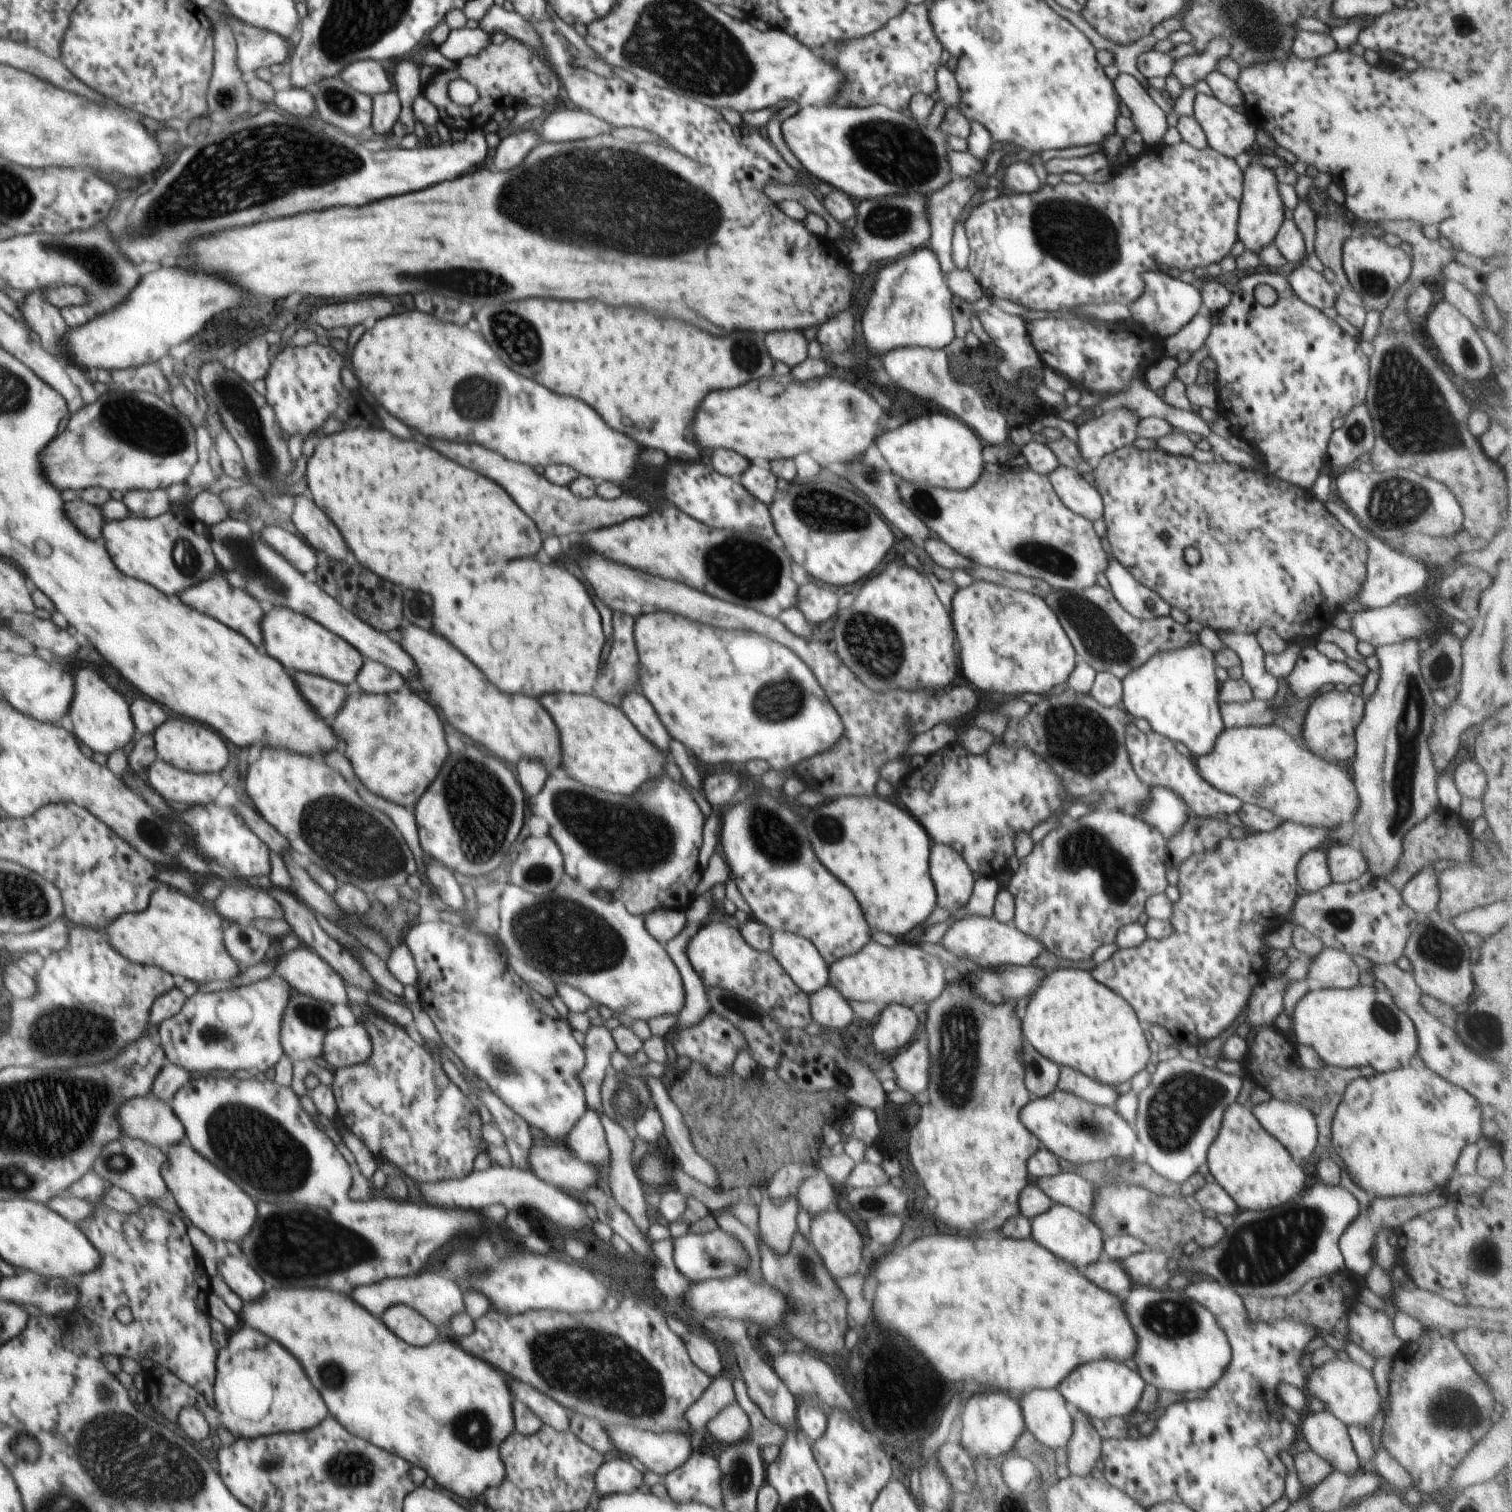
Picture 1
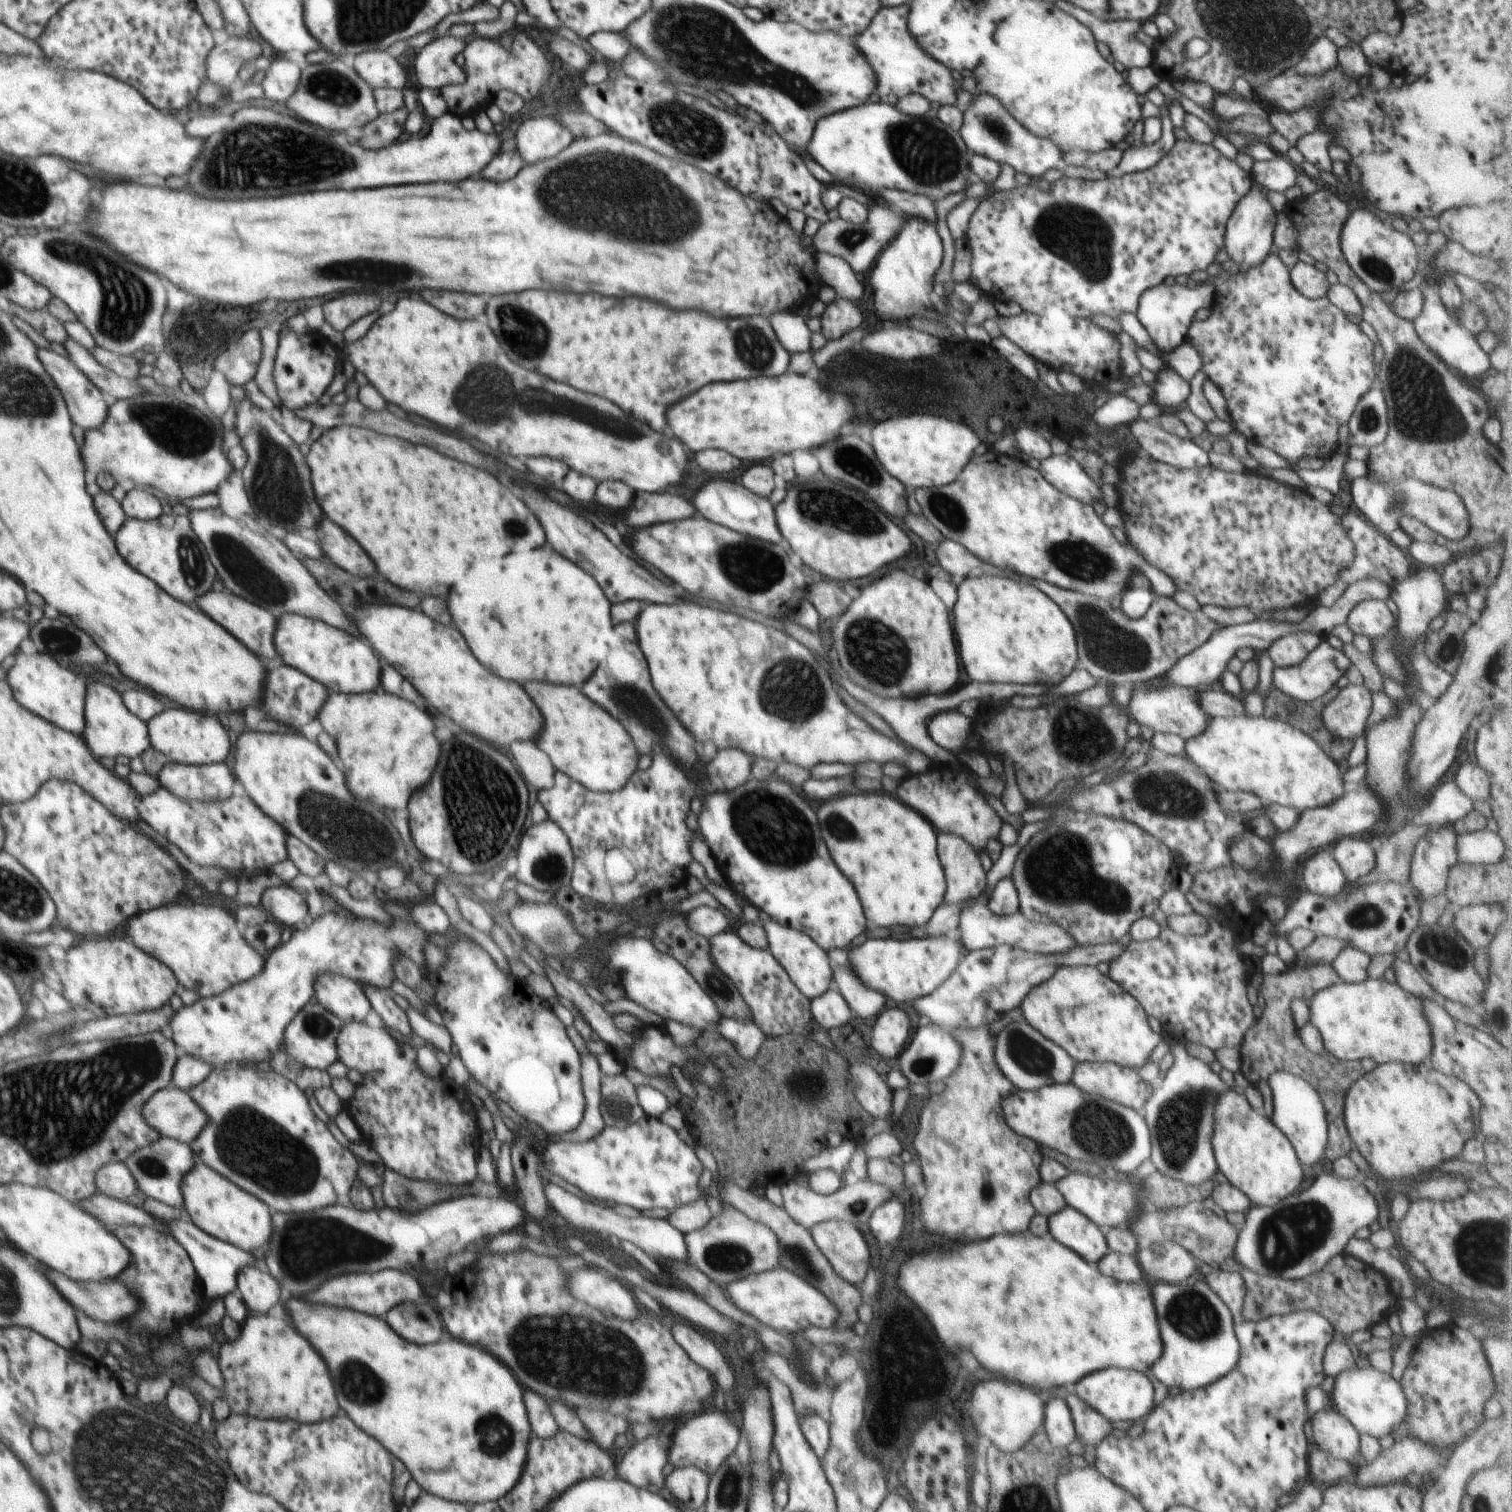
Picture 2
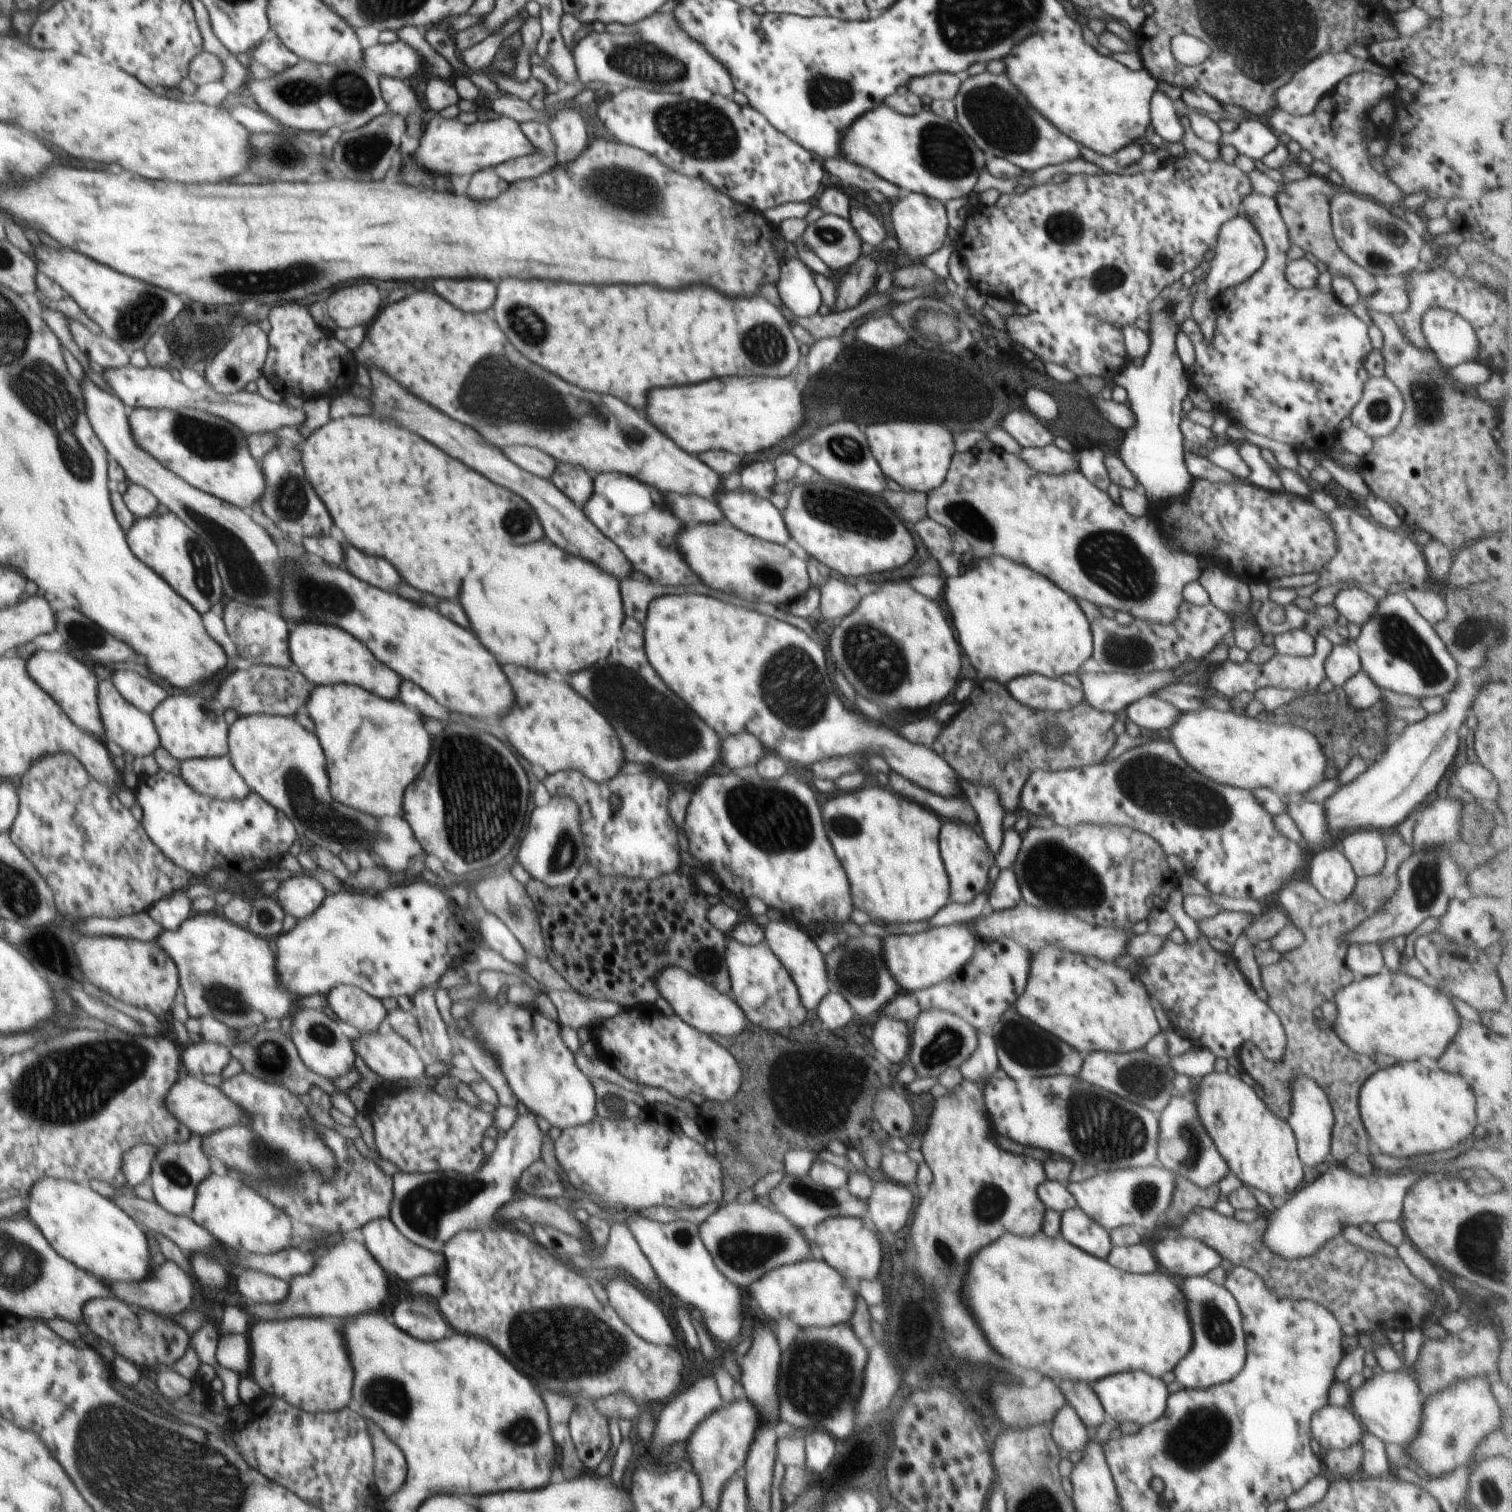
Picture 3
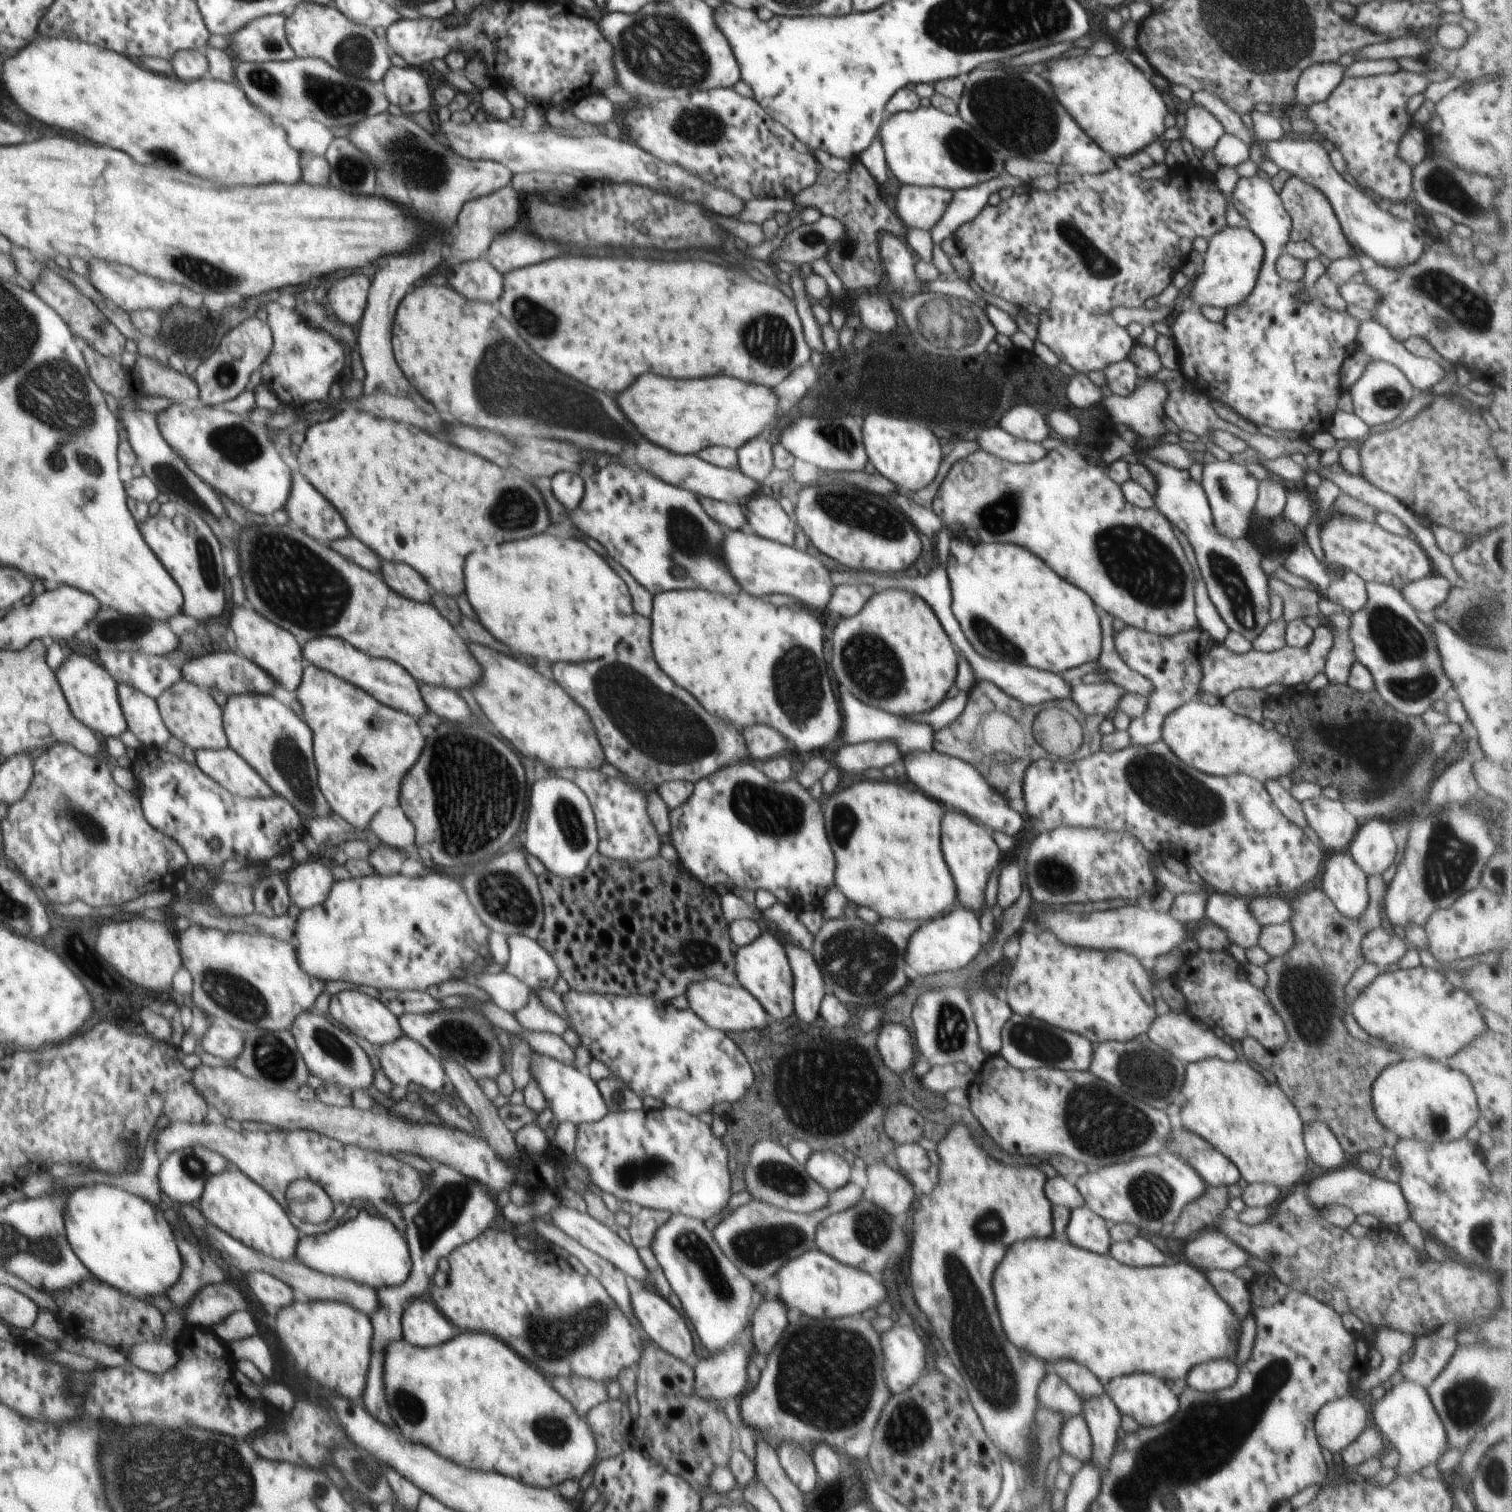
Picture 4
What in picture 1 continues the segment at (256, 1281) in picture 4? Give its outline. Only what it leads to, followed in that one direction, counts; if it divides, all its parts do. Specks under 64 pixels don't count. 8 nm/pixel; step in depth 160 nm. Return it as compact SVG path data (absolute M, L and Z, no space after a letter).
M229 1254L217 1263L218 1272L221 1273L222 1280L244 1300L244 1302L252 1302L256 1298L260 1298L264 1294L264 1281L262 1276L250 1266L247 1258L242 1255Z

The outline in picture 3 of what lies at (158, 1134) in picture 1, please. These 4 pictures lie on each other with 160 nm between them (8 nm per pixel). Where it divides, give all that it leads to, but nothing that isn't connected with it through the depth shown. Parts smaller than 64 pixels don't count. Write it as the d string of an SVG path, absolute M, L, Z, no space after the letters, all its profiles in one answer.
M184 1074L182 1080L169 1090L165 1102L166 1108L177 1122L187 1126L191 1134L198 1138L238 1123L249 1123L249 1117L245 1111L234 1104L219 1087L208 1085L203 1078L194 1075Z

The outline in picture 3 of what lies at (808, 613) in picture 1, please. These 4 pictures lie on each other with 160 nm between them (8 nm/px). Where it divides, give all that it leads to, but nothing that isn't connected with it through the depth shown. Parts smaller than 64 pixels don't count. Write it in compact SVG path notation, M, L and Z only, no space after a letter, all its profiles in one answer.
M842 577L826 578L820 587L820 604L817 615L824 616L824 622L832 622L850 614L861 597L856 587Z

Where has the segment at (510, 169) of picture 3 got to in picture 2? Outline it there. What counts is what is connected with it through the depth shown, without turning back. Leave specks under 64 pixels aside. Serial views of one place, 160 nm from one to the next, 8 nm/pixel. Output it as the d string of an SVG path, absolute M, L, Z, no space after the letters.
M543 116L526 120L518 128L514 145L525 160L525 165L549 159L564 150L575 139L574 134L565 128L555 117Z

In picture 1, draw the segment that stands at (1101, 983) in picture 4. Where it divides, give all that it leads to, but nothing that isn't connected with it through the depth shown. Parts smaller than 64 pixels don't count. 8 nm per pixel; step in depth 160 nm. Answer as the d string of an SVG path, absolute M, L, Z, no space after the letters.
M1061 969L1046 975L1033 992L1026 1014L1021 1018L1021 1033L1035 1051L1059 1067L1070 1067L1113 1087L1130 1081L1134 1074L1151 1067L1150 1048L1134 1009L1088 971Z

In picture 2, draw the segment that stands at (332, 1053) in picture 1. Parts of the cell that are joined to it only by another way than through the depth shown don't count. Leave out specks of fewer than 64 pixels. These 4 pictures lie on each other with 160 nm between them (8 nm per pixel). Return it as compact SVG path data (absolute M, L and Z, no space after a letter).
M362 1022L346 1023L340 1029L336 1039L337 1060L350 1070L358 1070L362 1074L367 1072L382 1071L394 1066L400 1056L400 1044L395 1034L389 1034L383 1028L370 1027Z

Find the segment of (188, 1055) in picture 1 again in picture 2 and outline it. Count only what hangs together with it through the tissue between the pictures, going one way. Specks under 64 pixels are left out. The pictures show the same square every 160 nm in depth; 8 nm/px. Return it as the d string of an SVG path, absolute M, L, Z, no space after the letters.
M426 901L424 903L424 914L422 916L422 904L412 908L412 918L414 922L402 922L396 920L395 924L388 929L374 920L364 920L354 914L347 912L346 915L336 915L330 910L326 910L322 918L316 921L308 921L304 928L292 930L291 938L286 944L279 944L272 952L266 955L264 972L260 972L250 981L244 984L234 985L233 988L226 989L224 993L213 997L202 997L190 1005L184 1005L173 1014L168 1028L173 1030L173 1039L178 1043L181 1054L190 1055L195 1059L208 1063L212 1068L230 1064L230 1062L260 1062L270 1061L271 1057L278 1052L283 1045L283 1034L288 1023L294 1015L309 1002L314 1000L314 981L320 973L336 973L355 980L360 986L374 985L390 990L390 983L393 978L397 978L393 971L393 962L404 953L410 957L418 966L425 964L422 955L422 945L428 940L428 936L422 932L432 928L432 930L444 930L451 928L448 917L437 904Z

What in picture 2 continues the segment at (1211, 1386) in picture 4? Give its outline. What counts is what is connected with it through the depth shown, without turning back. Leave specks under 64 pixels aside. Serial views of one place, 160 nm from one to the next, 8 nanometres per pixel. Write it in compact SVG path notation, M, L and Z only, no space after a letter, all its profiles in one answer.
M1203 1281L1195 1284L1159 1283L1152 1285L1157 1325L1163 1339L1161 1357L1149 1368L1152 1376L1167 1386L1193 1391L1225 1377L1238 1362L1240 1345L1235 1335L1231 1310Z

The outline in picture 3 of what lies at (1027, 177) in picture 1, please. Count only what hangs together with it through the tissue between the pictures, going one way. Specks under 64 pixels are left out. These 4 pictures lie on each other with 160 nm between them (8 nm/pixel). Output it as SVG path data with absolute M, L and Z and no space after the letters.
M984 71L973 77L965 76L961 88L953 98L958 124L986 155L1005 158L1028 173L1042 166L1058 166L1076 160L1080 146L1068 135L1062 134L1036 109L1024 103L1024 98L1014 92L1014 86L1002 74Z

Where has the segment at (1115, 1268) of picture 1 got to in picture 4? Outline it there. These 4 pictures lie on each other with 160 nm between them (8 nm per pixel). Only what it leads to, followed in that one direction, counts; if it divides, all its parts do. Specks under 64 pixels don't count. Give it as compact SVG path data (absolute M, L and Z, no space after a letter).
M1134 1237L1124 1242L1113 1242L1108 1254L1128 1266L1160 1266L1166 1265L1166 1256L1152 1244L1152 1242L1141 1237Z

